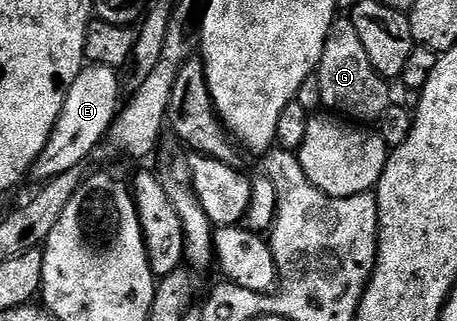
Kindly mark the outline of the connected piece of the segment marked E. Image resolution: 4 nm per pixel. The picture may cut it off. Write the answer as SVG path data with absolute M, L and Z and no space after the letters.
M84 65L82 72L77 76L77 80L73 80L73 88L69 88L69 92L65 96L65 108L61 108L61 116L49 136L49 144L45 144L41 156L35 161L33 167L34 177L39 177L39 180L56 178L67 170L80 169L84 165L82 162L94 155L96 146L103 141L104 136L107 135L108 128L115 123L115 115L121 109L119 86L121 90L121 78L116 71L104 66Z

